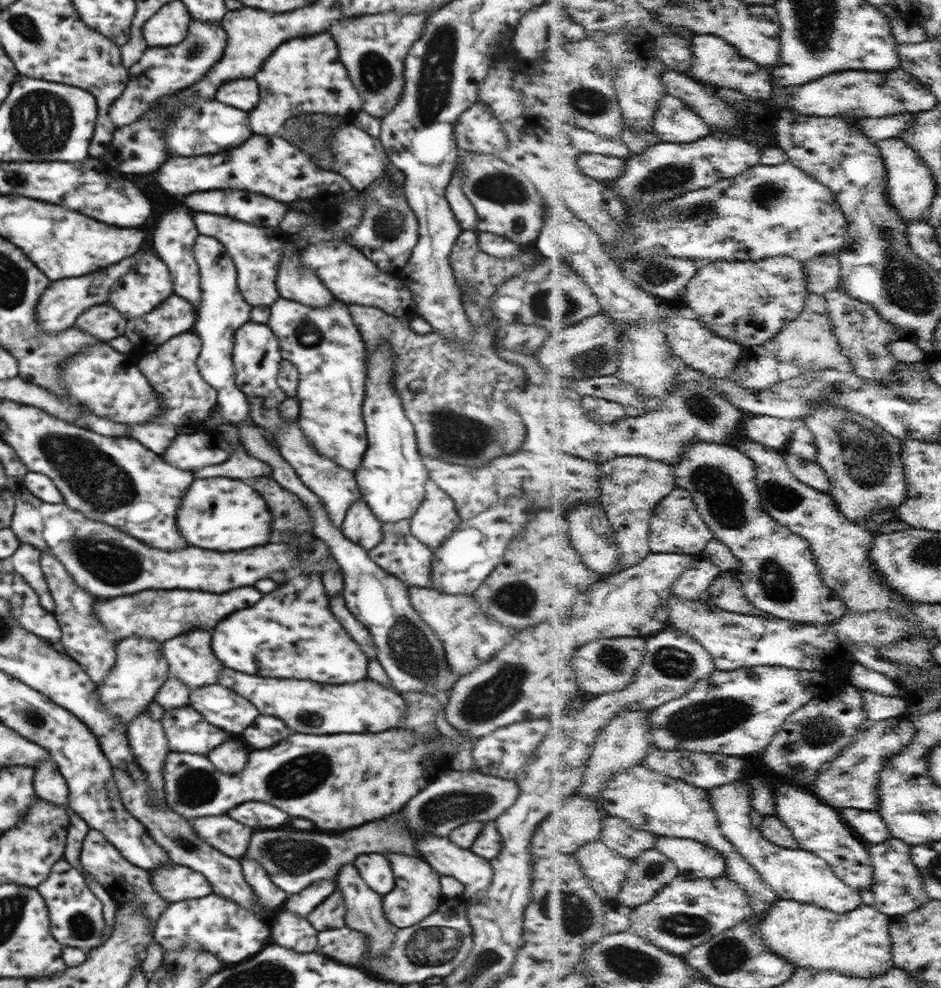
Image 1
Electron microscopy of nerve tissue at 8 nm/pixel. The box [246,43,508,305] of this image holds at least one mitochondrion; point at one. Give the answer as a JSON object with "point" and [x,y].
{"point":[375,71]}

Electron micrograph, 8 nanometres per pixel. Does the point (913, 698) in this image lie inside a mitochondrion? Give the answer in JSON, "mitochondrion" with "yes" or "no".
{"mitochondrion":"no"}

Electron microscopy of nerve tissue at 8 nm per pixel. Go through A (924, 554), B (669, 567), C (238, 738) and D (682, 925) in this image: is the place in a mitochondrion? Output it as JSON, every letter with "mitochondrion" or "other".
{"A":"mitochondrion","B":"other","C":"other","D":"mitochondrion"}

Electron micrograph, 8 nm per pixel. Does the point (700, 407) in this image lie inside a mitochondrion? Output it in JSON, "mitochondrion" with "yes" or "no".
{"mitochondrion":"yes"}

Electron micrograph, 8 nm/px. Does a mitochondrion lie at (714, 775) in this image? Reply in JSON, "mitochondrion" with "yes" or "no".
{"mitochondrion":"no"}

